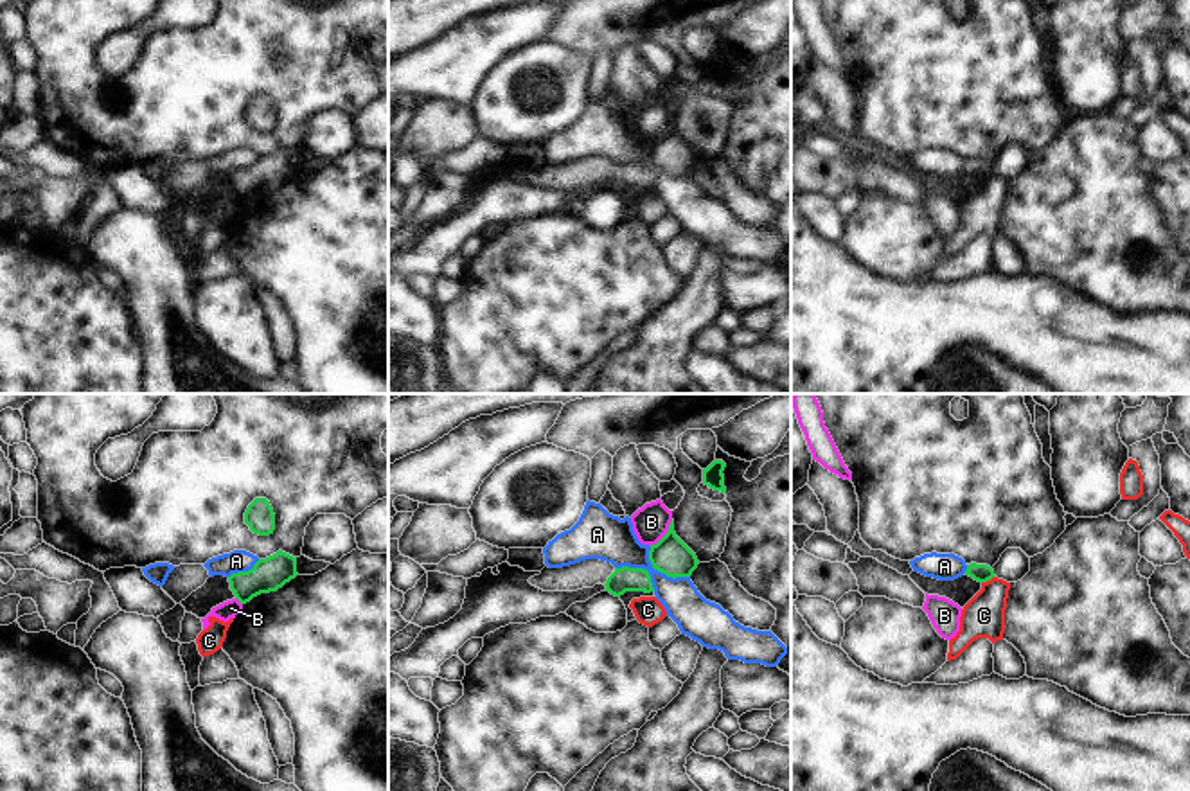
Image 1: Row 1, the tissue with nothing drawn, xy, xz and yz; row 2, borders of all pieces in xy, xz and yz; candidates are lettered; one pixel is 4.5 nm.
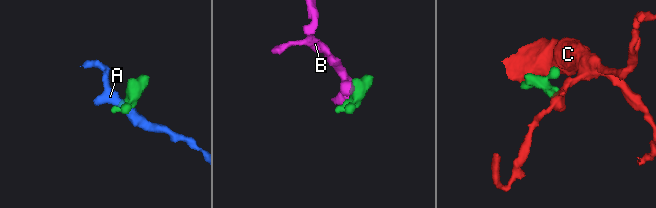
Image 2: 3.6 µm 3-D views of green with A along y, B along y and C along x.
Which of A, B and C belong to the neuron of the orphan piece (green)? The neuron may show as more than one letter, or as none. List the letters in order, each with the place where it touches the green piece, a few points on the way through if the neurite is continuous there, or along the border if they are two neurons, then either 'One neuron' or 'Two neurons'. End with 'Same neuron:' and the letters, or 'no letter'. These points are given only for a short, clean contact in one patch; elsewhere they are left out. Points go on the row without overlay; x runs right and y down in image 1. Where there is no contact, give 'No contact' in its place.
A: Touches green at xz (662, 169). Boundary: xz (649, 144), (649, 160), (655, 166), (673, 175), (689, 175). Two neurons
B: Touches green at xz (666, 132). Boundary: xz (673, 117), (669, 126), (649, 142). Two neurons
C: Touches green at yz (987, 177). Boundary: yz (994, 173), (982, 180). Two neurons
Same neuron: no letter.

